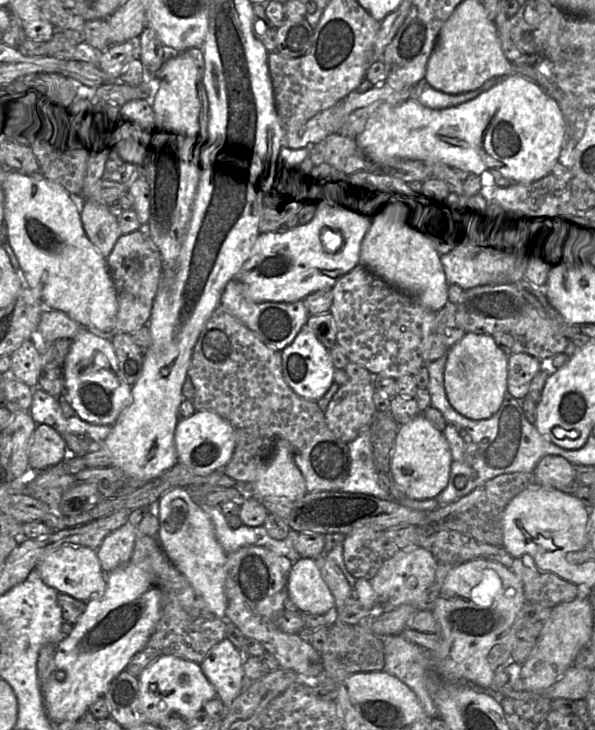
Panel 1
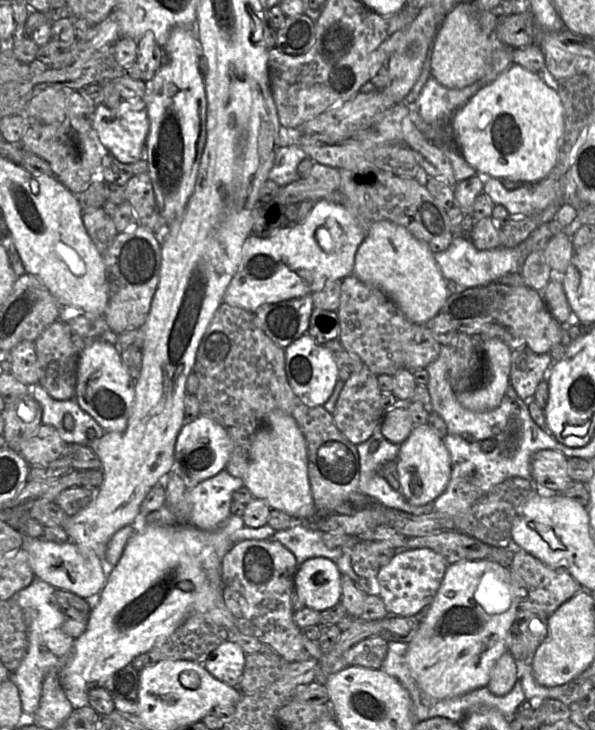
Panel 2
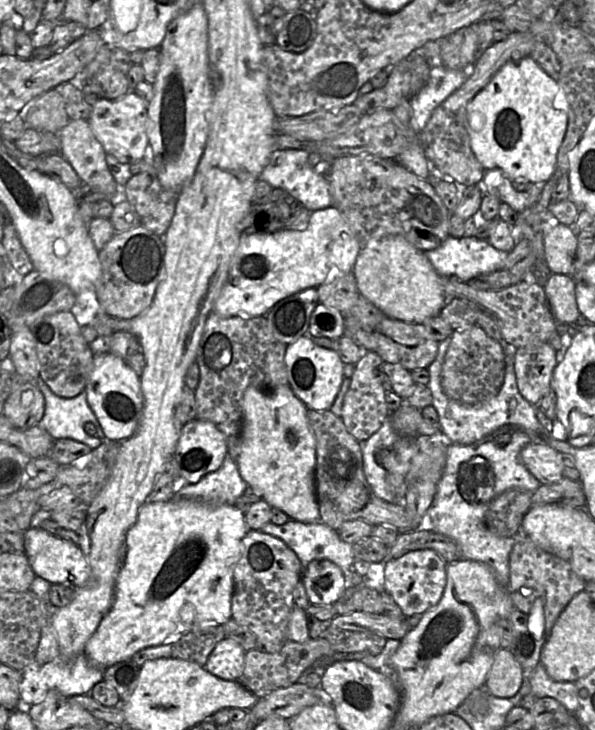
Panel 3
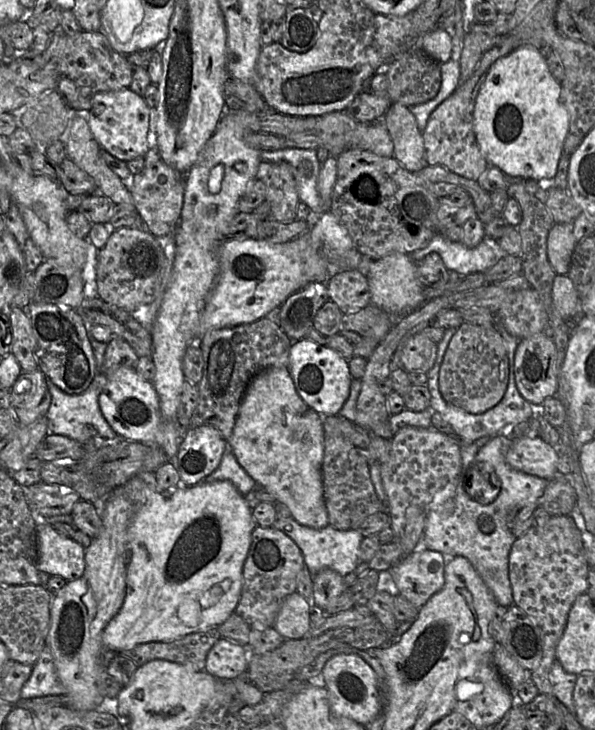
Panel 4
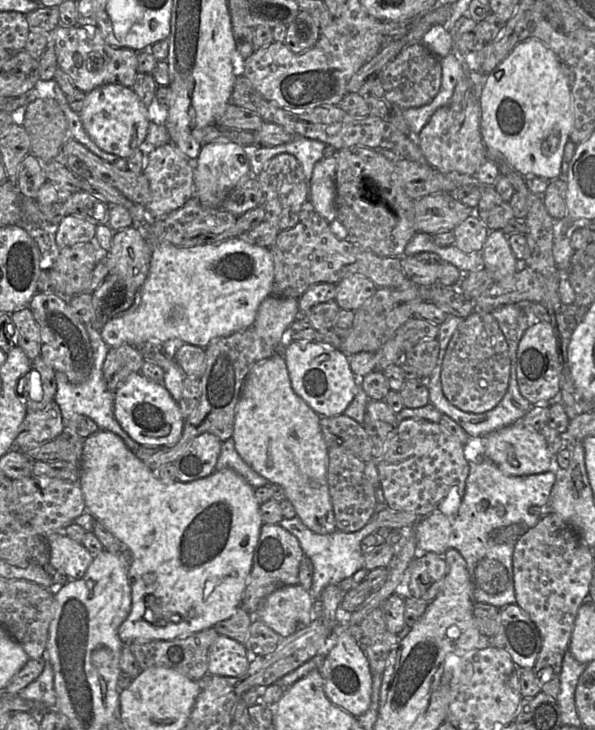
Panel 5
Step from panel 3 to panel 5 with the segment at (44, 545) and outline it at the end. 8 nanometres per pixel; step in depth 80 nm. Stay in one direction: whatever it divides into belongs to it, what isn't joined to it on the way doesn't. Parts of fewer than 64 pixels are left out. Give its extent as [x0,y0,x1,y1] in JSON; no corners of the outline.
[45,532,94,580]

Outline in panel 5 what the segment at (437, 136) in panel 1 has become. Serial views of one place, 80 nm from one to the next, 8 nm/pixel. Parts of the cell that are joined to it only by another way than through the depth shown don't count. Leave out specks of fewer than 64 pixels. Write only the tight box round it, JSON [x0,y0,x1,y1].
[480,38,574,179]

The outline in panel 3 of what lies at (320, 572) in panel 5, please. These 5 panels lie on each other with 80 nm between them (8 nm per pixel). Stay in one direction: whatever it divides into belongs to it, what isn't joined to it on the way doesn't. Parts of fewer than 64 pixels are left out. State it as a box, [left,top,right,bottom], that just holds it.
[260,519,356,574]

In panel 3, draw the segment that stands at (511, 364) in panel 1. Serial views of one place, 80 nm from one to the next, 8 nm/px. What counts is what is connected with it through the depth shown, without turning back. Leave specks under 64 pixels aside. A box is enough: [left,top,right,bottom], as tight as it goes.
[514,342,556,405]

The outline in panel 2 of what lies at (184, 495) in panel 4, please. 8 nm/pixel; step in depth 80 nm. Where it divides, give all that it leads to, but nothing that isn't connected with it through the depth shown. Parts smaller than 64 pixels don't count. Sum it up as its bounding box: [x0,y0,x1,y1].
[60,513,244,709]

